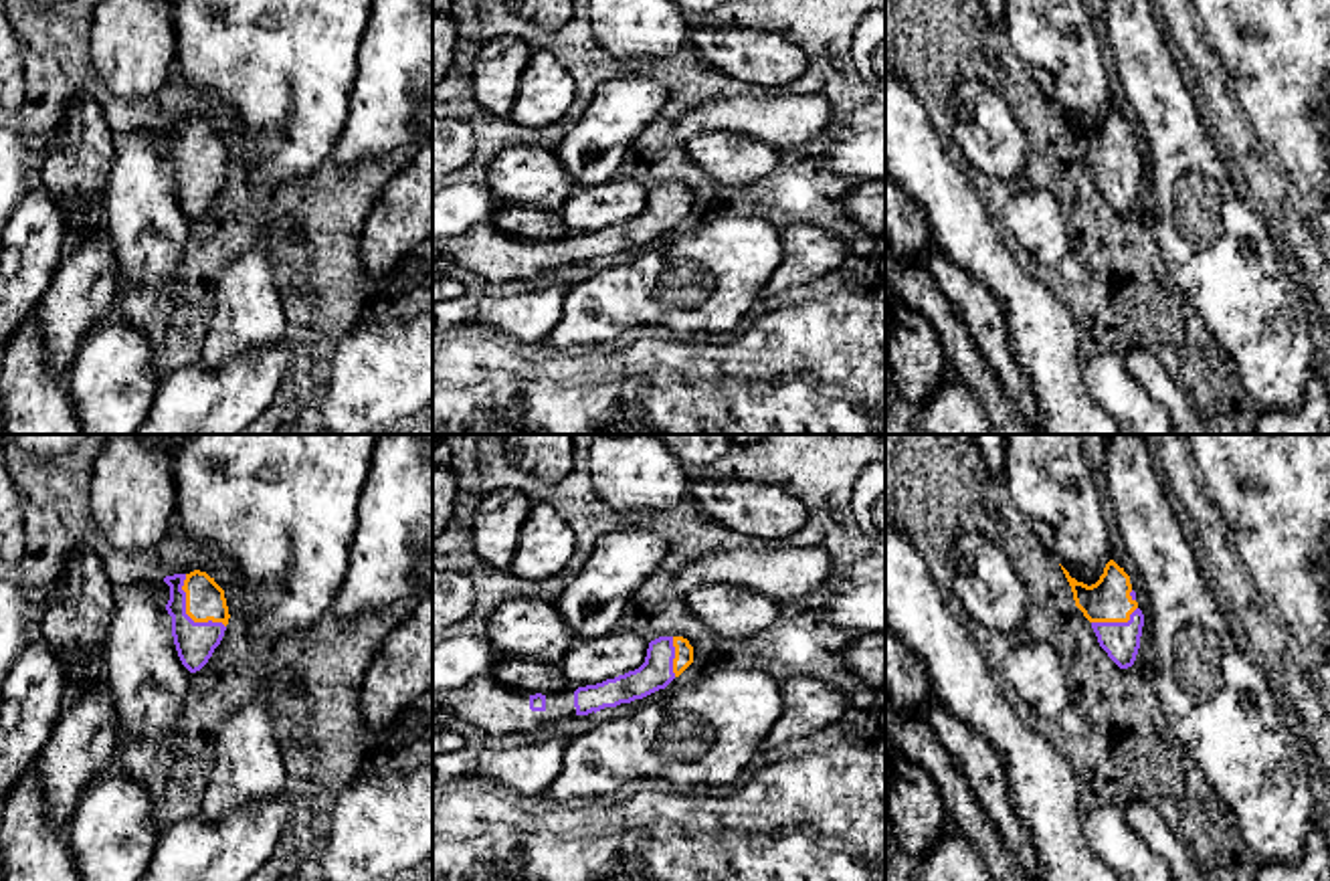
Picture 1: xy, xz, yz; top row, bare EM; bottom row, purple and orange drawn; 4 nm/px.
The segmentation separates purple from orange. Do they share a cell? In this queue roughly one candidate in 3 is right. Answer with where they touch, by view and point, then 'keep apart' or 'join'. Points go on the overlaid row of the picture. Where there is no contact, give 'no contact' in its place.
meets purple in xy at (184, 613); join

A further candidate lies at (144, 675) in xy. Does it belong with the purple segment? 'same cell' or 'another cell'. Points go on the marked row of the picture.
another cell

